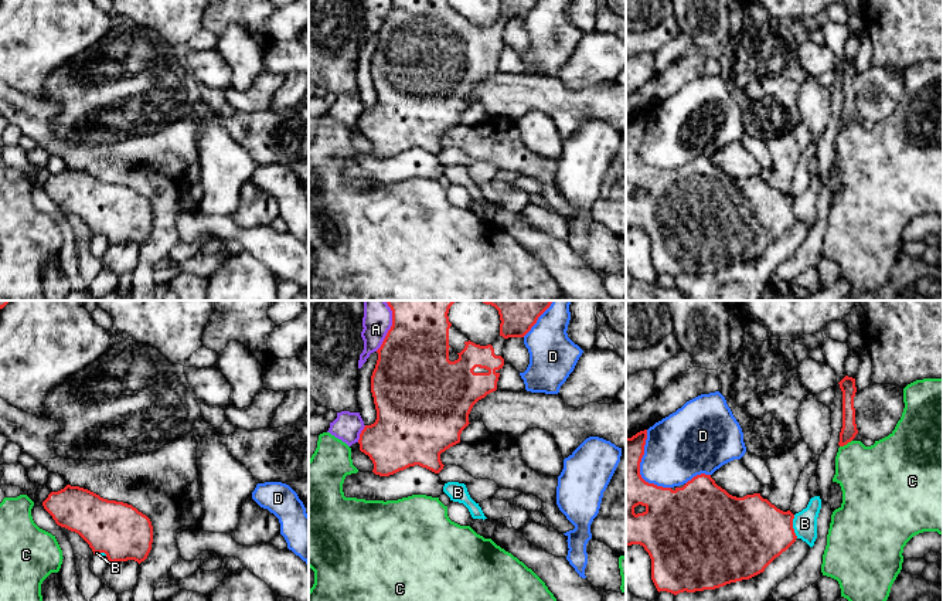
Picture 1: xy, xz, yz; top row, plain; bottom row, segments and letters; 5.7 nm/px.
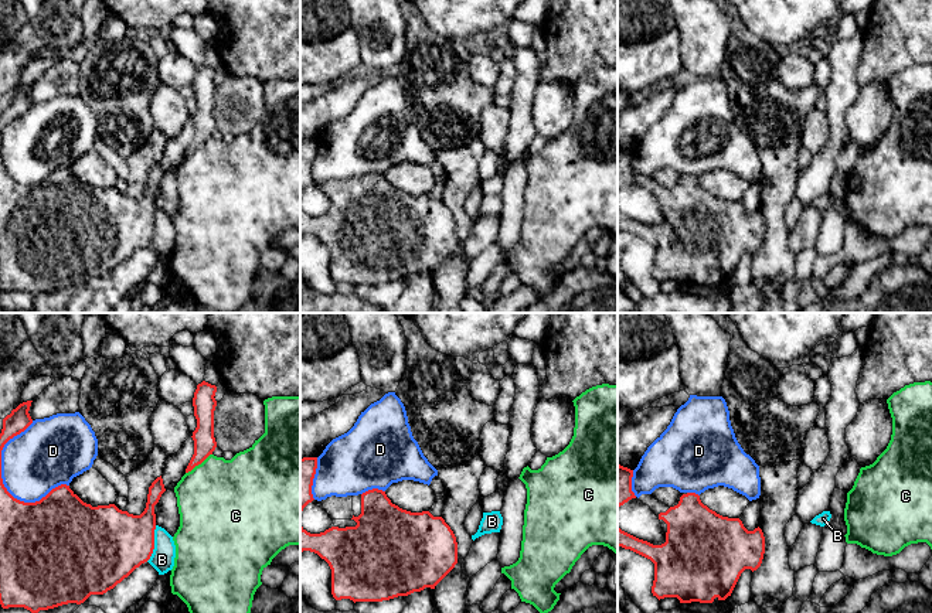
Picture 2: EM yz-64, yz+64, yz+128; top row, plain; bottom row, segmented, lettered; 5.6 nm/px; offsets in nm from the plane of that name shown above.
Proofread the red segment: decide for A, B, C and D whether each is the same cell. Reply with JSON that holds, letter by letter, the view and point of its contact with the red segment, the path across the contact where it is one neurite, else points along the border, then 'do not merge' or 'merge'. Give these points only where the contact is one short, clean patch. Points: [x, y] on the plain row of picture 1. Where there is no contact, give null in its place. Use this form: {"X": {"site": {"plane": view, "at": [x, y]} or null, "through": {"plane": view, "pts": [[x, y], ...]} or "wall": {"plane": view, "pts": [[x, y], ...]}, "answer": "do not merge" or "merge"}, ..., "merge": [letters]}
{"A": {"site": {"plane": "xz", "at": [387, 17]}, "answer": "do not merge"}, "B": {"site": {"plane": "yz", "at": [792, 209]}, "wall": {"plane": "yz", "pts": [[793, 197], [793, 214], [797, 220]]}, "answer": "do not merge"}, "C": {"site": {"plane": "yz", "at": [846, 126]}, "answer": "do not merge"}, "D": {"site": {"plane": "yz", "at": [697, 158]}, "answer": "do not merge"}, "merge": []}

